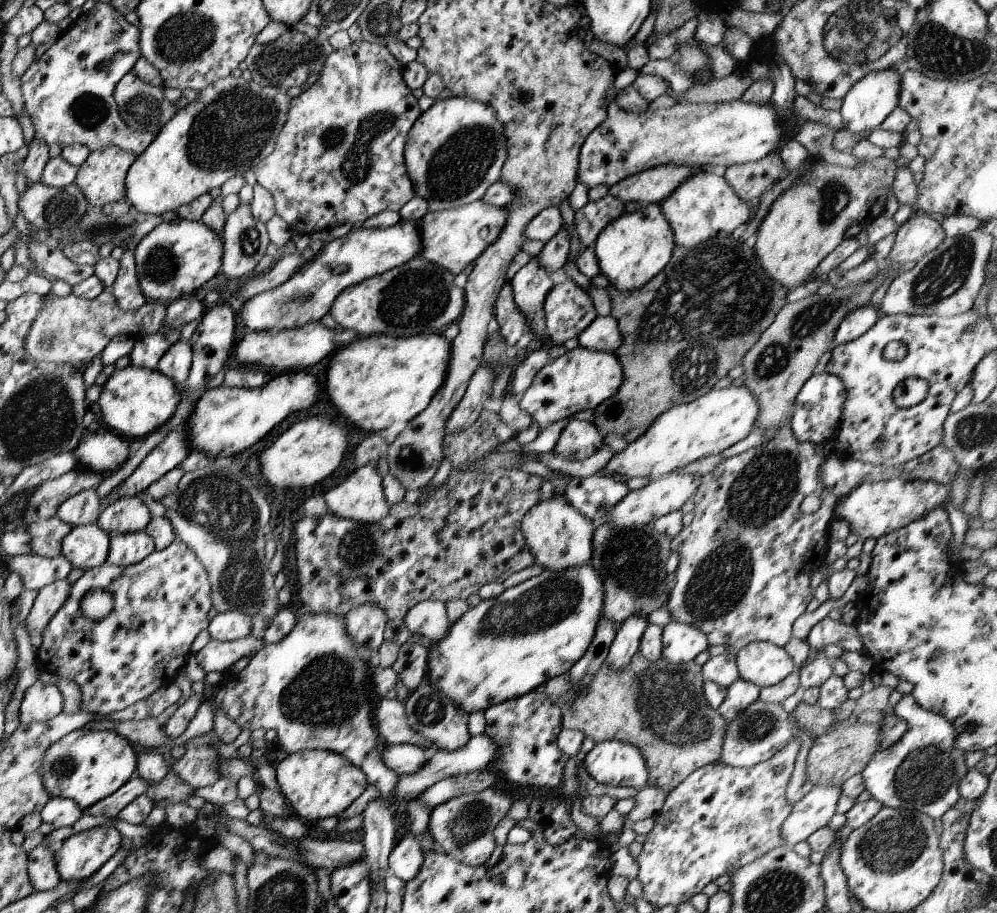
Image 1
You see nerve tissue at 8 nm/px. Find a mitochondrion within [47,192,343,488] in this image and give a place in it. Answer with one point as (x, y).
(162, 262)

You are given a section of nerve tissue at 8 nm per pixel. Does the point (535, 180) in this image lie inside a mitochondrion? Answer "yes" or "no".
no

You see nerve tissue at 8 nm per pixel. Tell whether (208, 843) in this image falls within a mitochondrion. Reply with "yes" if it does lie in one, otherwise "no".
no

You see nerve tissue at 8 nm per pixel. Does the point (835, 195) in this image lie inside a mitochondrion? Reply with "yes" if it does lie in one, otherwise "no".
yes

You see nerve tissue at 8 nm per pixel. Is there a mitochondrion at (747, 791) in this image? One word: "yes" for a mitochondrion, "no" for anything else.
yes

